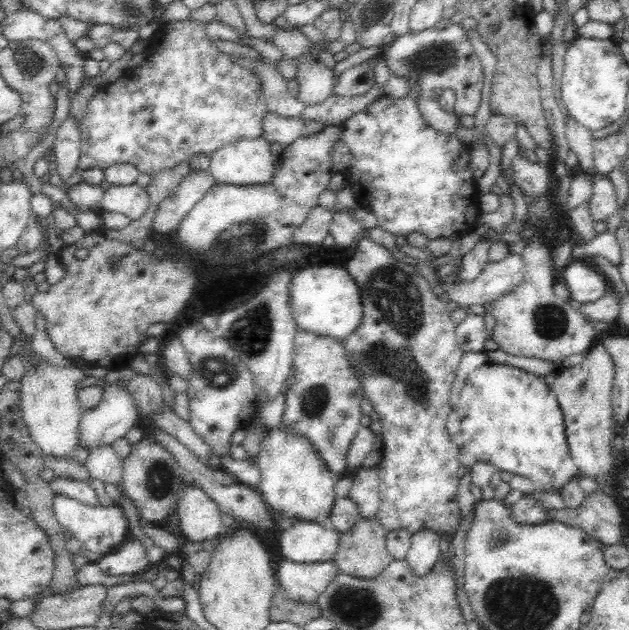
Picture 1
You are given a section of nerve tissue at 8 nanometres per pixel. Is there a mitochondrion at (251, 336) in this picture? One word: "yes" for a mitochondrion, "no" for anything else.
yes

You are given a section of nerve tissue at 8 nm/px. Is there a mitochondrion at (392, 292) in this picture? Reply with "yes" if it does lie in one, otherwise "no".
yes

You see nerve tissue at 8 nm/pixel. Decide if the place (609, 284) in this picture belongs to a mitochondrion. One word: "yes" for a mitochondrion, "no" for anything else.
no

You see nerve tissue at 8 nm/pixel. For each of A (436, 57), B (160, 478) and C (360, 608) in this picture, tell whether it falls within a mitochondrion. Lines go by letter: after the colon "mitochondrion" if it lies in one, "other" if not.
A: mitochondrion
B: mitochondrion
C: mitochondrion

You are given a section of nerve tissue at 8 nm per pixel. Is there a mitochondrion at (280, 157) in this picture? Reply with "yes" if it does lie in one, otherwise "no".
no

